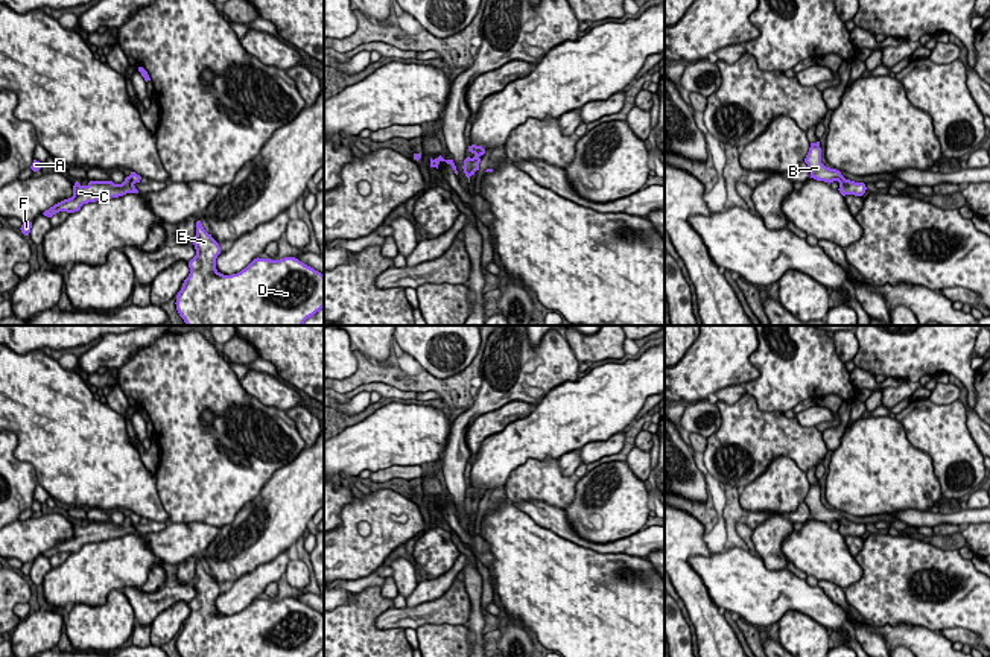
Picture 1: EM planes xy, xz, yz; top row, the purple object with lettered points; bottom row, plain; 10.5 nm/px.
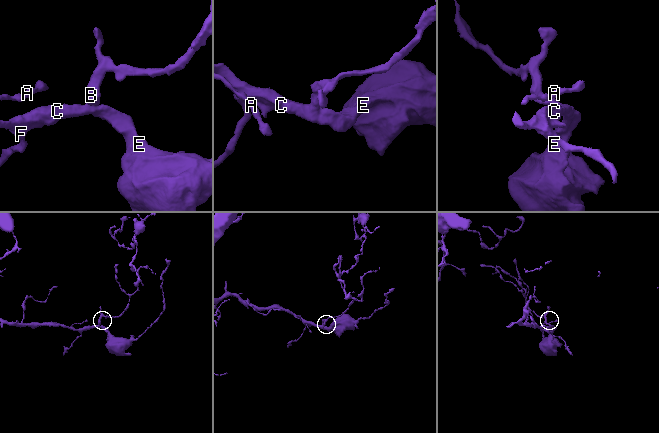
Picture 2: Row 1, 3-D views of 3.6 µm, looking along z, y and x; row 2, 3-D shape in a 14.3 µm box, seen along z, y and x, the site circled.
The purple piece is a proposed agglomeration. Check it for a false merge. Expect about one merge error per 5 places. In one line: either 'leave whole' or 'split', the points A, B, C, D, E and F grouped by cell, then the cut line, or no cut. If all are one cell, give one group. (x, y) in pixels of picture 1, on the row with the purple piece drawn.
leave whole | A B C D E F | no cut

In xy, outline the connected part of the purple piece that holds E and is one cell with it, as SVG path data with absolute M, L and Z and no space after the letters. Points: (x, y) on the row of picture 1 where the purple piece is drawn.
M196 222L193 240L196 256L189 262L190 274L176 295L176 310L187 325L303 325L324 307L324 275L295 257L280 260L254 259L237 274L224 275L216 269L219 243Z

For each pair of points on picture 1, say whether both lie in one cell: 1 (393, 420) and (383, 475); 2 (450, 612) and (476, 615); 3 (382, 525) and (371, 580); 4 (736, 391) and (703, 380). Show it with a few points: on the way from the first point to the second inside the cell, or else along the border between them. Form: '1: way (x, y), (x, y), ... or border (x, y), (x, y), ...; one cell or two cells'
1: border (420, 464), (393, 464), (371, 473); two cells
2: border (463, 583), (470, 603), (467, 624); two cells
3: border (374, 571), (345, 580); two cells
4: border (742, 384), (723, 387), (713, 393); two cells

